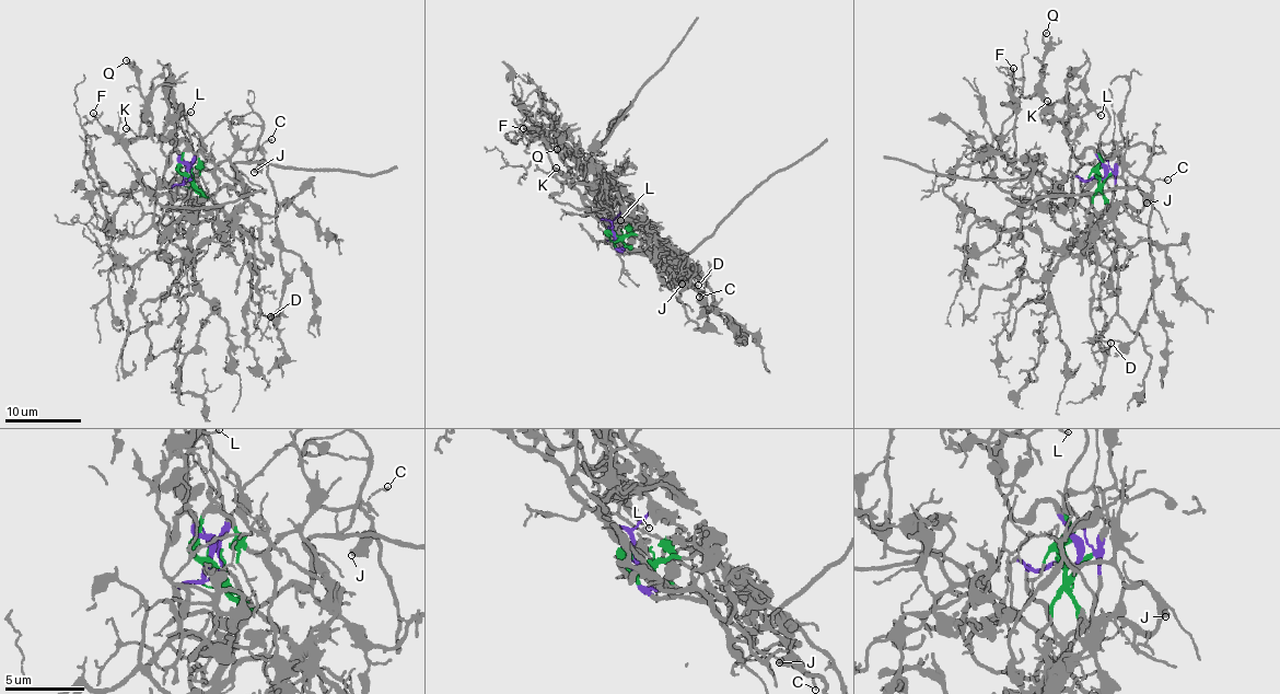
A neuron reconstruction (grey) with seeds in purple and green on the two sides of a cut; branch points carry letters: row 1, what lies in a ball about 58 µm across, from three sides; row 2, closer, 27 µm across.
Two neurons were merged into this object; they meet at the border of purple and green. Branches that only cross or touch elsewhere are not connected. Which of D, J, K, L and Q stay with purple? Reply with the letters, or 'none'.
K, Q

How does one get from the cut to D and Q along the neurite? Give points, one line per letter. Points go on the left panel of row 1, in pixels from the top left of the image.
D: (187, 174), (249, 241), (256, 270), (259, 274), (259, 314), (256, 327), (264, 333), (271, 315)
Q: (187, 176), (187, 166), (174, 151), (166, 163), (162, 142), (149, 125), (147, 100), (136, 69), (126, 60)

